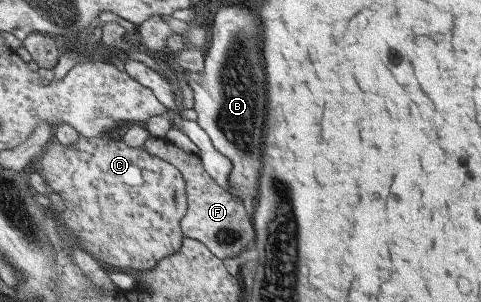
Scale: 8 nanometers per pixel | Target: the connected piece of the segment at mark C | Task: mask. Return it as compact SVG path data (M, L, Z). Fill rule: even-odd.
M120 133L95 138L81 136L75 147L62 144L55 137L51 140L46 153L37 159L34 166L45 177L47 185L67 201L61 219L65 219L65 227L72 231L69 235L77 236L77 243L83 251L89 252L109 270L131 267L144 272L152 270L162 259L182 248L182 219L188 213L188 192L180 168L153 154L145 145L127 145L121 140Z

